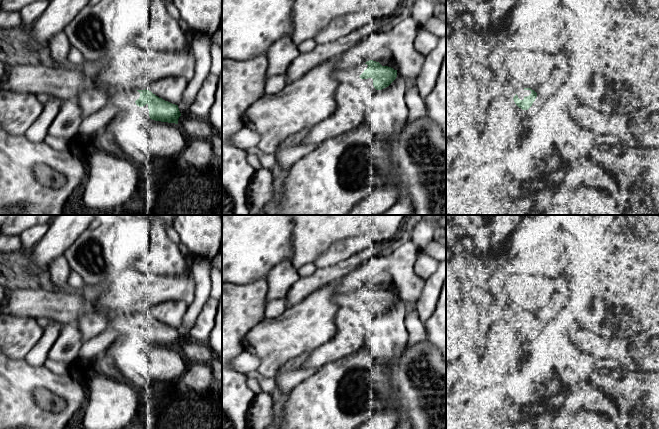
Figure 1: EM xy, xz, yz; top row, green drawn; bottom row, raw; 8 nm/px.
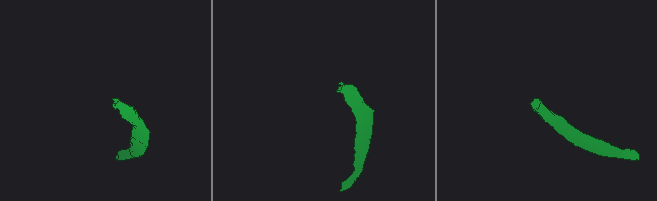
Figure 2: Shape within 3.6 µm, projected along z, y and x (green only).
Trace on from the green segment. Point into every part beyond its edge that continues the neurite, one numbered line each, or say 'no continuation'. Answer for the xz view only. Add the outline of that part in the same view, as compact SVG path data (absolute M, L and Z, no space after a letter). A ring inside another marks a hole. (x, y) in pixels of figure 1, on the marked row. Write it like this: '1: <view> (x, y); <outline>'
1: xz (359, 69); M364 64L364 65L356 66L353 69L356 71L357 75L360 76L364 72L364 70L367 69L367 67L368 65Z

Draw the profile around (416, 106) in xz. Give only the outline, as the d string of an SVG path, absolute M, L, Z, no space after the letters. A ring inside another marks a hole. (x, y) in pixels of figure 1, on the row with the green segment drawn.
M416 84L406 90L404 100L408 109L409 121L420 119L426 114L426 104L424 99L420 96Z

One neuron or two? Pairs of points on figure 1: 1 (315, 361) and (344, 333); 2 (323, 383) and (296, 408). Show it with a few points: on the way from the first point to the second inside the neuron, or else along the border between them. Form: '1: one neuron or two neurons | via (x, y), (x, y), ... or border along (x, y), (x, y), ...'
1: one neuron | via (322, 355), (338, 340)
2: one neuron | via (316, 390), (303, 403)

